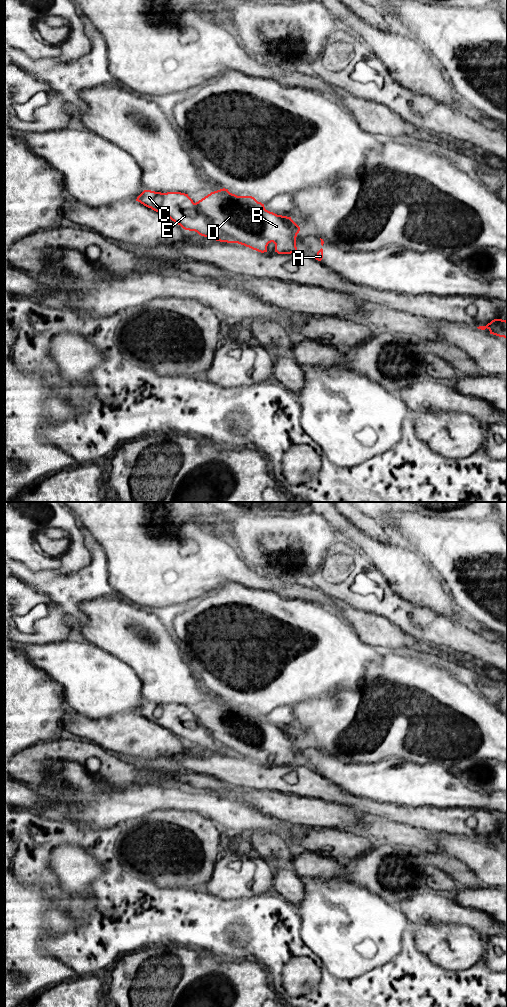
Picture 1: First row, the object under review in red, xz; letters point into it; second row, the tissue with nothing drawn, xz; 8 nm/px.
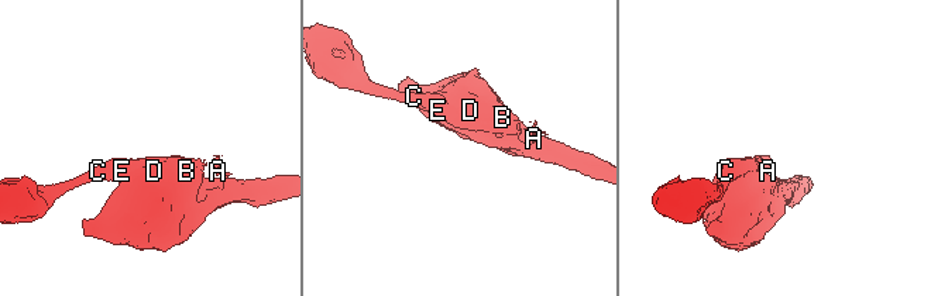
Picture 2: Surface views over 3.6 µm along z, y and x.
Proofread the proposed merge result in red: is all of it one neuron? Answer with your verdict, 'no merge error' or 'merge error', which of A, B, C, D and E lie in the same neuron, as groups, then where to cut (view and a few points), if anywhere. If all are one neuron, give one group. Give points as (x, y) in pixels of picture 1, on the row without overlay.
merge error | A C E / B D | xz (194, 715), (196, 720), (216, 740), (237, 754)

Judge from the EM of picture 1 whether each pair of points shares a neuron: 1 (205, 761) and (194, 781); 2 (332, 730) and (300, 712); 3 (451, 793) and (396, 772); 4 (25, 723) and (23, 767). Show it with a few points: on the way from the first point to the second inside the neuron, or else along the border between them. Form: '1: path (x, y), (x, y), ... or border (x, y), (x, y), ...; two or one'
1: border (192, 772), (211, 775), (220, 780); two
2: path (324, 722), (308, 713); one
3: path (437, 787), (434, 785), (410, 785); one
4: border (46, 740), (36, 742), (12, 756); two

